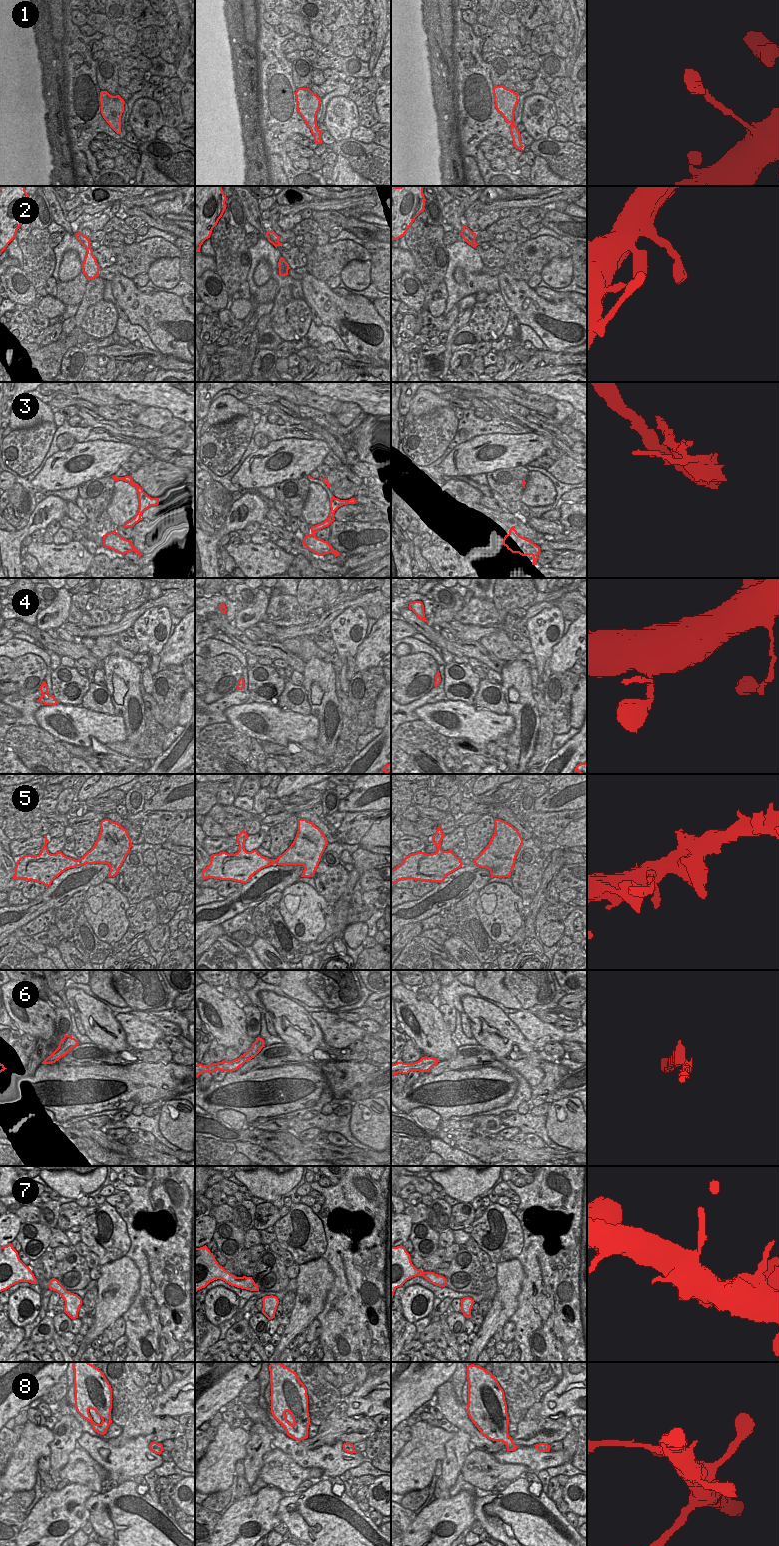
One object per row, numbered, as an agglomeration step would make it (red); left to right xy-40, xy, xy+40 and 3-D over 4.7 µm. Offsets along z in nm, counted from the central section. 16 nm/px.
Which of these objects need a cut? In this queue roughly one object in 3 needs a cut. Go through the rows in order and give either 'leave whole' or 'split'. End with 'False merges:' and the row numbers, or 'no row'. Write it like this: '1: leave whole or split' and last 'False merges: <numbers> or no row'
1: leave whole
2: leave whole
3: split
4: leave whole
5: leave whole
6: leave whole
7: leave whole
8: leave whole
False merges: 3

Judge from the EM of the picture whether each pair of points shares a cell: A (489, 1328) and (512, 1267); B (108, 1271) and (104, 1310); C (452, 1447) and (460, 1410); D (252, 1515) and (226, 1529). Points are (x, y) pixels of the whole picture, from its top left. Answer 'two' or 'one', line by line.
A: one
B: one
C: two
D: one

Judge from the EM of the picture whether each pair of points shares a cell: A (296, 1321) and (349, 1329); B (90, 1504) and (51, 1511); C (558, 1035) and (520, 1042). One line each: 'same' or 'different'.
A: different
B: different
C: different

